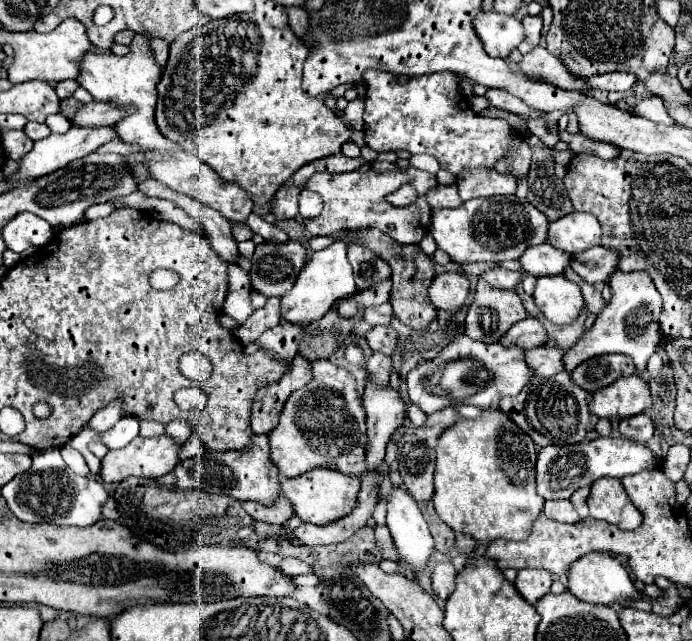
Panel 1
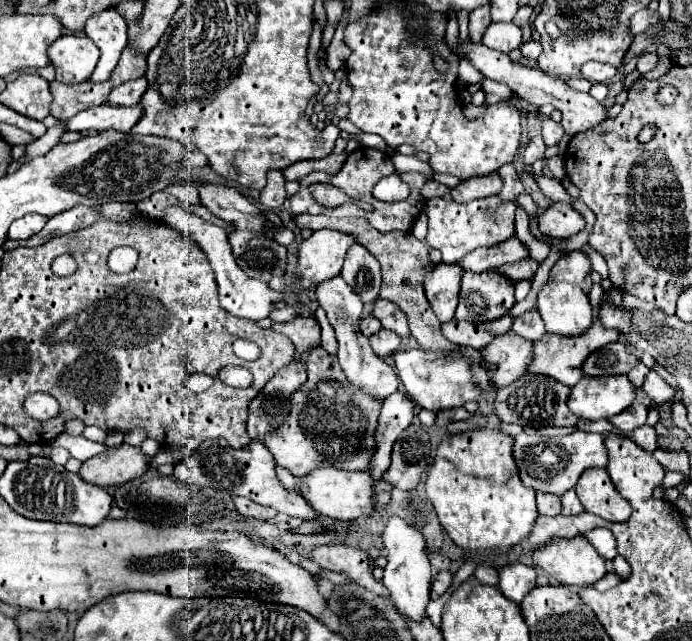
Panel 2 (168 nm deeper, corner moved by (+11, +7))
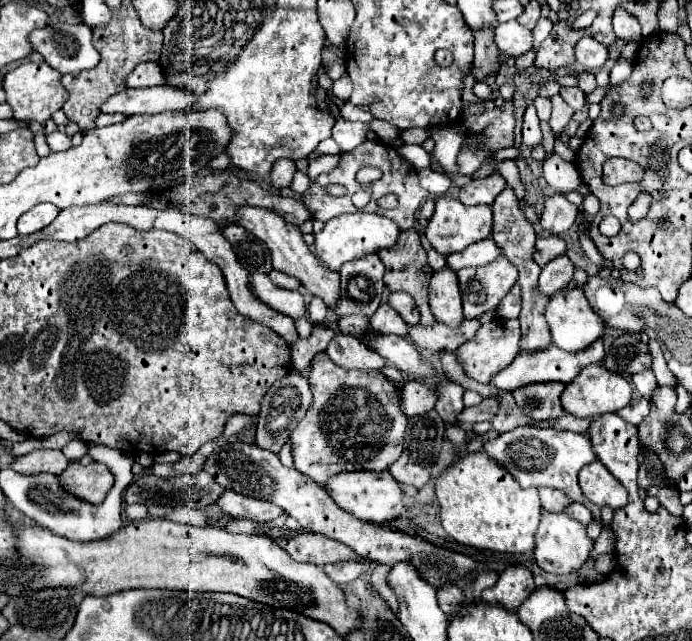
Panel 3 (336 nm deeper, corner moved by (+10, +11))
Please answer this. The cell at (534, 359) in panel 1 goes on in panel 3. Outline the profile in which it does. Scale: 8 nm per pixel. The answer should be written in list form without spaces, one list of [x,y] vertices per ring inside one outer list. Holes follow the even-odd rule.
[[[494,319],[492,323],[484,323],[478,329],[478,333],[470,341],[466,341],[456,353],[460,355],[462,367],[472,379],[480,383],[490,383],[520,353],[520,337],[522,337],[522,331],[516,319]]]

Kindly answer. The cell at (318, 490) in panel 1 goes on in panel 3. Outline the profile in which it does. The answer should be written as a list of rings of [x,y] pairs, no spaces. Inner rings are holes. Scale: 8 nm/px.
[[[344,471],[344,473],[336,473],[336,477],[330,477],[328,483],[324,485],[324,489],[328,491],[328,495],[332,495],[332,499],[336,501],[336,505],[340,509],[344,509],[346,513],[366,521],[366,523],[382,523],[382,521],[390,521],[396,519],[404,513],[406,505],[404,505],[404,493],[400,489],[400,483],[396,483],[388,471]]]

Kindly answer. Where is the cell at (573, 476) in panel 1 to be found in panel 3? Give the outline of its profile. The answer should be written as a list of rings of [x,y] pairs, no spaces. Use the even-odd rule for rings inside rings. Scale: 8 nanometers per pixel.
[[[516,427],[508,433],[500,433],[494,441],[482,447],[492,459],[496,459],[522,487],[554,487],[564,491],[570,499],[582,501],[592,507],[594,517],[600,517],[598,507],[590,505],[578,487],[578,471],[596,459],[588,435],[538,427]]]

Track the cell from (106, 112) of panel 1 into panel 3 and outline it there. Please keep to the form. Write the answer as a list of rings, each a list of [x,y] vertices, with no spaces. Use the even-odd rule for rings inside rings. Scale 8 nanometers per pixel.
[[[140,63],[128,77],[126,77],[126,87],[128,89],[146,89],[162,85],[162,69],[158,69],[158,63]]]

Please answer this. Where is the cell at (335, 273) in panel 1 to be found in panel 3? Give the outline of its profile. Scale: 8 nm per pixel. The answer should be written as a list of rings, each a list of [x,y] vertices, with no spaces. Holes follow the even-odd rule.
[[[354,213],[354,215],[340,215],[330,219],[322,231],[314,233],[314,253],[320,253],[320,261],[332,269],[338,271],[346,261],[370,255],[370,253],[378,253],[378,249],[390,247],[394,245],[394,241],[398,239],[400,229],[394,221],[376,215],[376,213]]]

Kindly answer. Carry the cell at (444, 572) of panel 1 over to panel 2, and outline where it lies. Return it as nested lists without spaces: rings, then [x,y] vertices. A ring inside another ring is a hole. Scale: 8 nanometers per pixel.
[[[441,571],[441,573],[435,577],[433,585],[431,585],[431,599],[437,599],[437,597],[441,597],[443,593],[447,593],[449,587],[451,587],[451,573]]]

